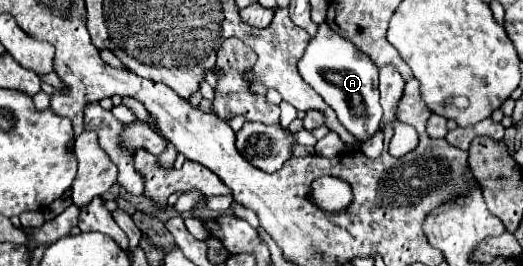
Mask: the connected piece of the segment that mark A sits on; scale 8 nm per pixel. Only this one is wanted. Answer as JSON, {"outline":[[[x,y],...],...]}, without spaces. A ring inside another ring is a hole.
{"outline":[[[321,23],[317,35],[309,41],[305,55],[299,61],[299,73],[305,83],[309,83],[337,113],[339,121],[347,127],[347,131],[357,137],[359,143],[347,149],[357,149],[363,139],[371,137],[379,129],[383,111],[377,91],[377,67],[373,67],[373,63],[369,63],[369,59],[365,59],[365,55],[361,55],[357,47],[353,47],[353,43],[347,43],[345,39],[341,39],[341,35],[331,31],[327,23]]]}

